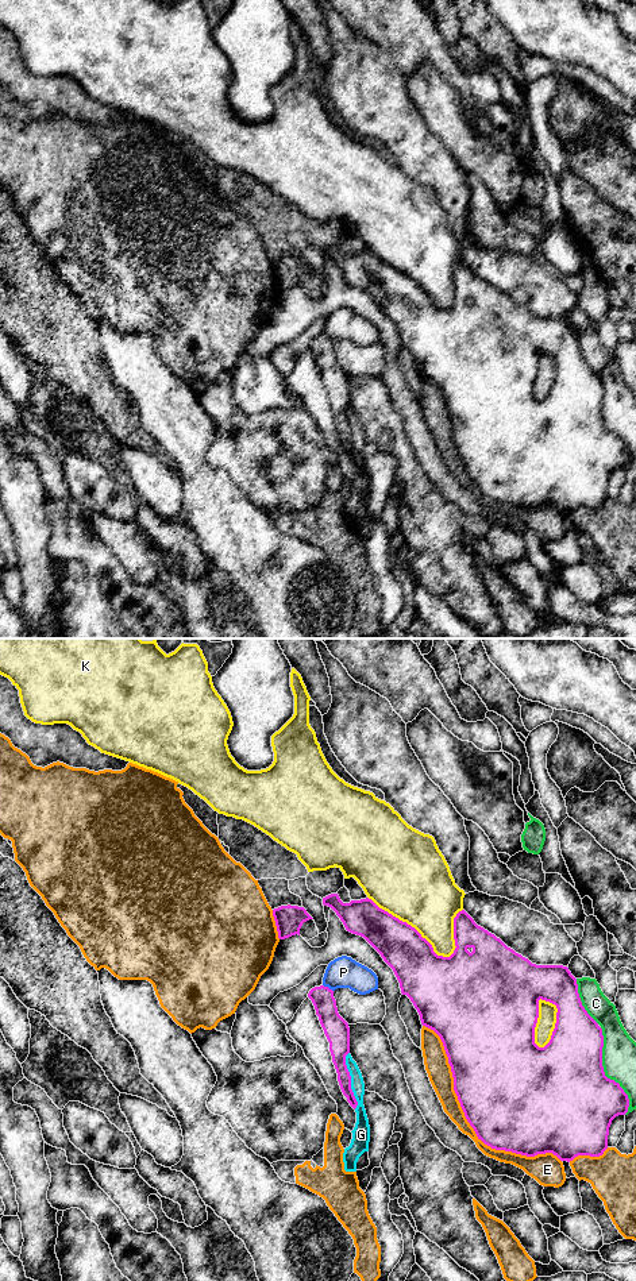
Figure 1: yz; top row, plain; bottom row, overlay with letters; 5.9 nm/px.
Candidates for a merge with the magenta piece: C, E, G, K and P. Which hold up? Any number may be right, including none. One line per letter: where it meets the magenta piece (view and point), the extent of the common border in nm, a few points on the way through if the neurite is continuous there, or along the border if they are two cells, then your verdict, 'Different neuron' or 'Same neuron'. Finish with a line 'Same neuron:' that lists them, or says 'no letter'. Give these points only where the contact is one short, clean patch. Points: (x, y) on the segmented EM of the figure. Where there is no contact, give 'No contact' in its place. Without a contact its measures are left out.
C: Touches magenta at yz (604, 1073). Shared border 550 nm. Different neuron
E: Touches magenta at yz (467, 1121). Shared border 1150 nm. Different neuron
G: Touches magenta at yz (350, 1080). Shared border 340 nm. Different neuron
K: Touches magenta at yz (411, 926). Shared border 600 nm. Different neuron
P: Touches magenta at yz (327, 987). Shared border 80 nm. Boundary: yz (323, 984), (332, 991). Different neuron
Same neuron: no letter

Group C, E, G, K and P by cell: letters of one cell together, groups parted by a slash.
C / E / G / K / P

